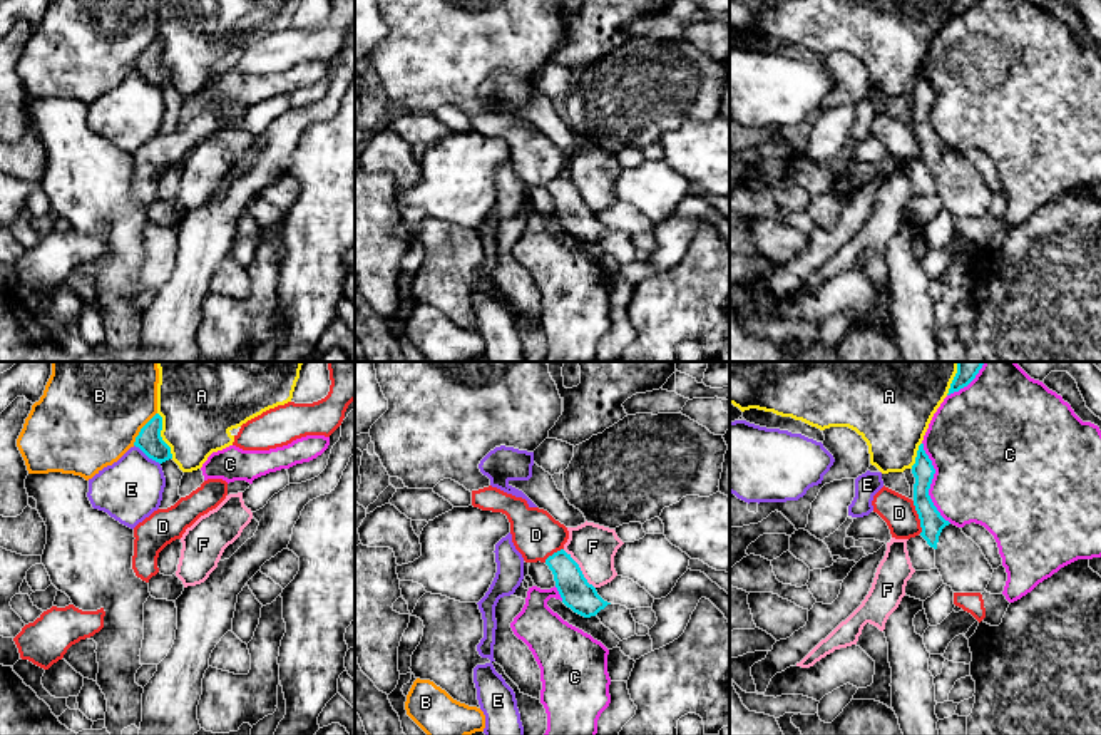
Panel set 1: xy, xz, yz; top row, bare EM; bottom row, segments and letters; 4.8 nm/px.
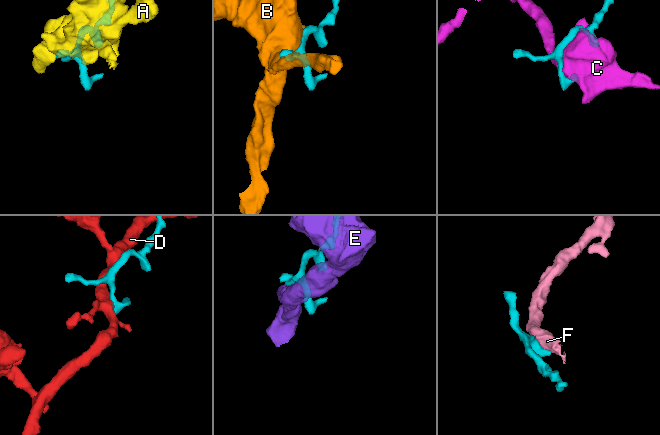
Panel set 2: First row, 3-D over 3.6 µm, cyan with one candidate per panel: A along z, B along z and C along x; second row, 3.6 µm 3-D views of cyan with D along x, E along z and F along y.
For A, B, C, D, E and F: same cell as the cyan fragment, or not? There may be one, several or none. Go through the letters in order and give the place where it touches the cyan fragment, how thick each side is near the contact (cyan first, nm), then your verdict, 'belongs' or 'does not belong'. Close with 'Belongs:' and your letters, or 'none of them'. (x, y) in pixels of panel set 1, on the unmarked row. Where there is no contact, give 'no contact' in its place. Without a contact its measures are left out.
A: contact xy (159, 61); calibres 120 and 360 nm; does not belong
B: contact xy (141, 54); calibres 120 and 440 nm; does not belong
C: contact yz (931, 107); calibres 110 and 440 nm; does not belong
D: contact yz (919, 143); calibres 110 and 160 nm; does not belong
E: contact xy (148, 81); calibres 120 and 300 nm; does not belong
F: contact xz (579, 195); calibres 150 and 220 nm; does not belong
Belongs: none of them

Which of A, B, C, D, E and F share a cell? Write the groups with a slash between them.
A F / B / C / D / E

